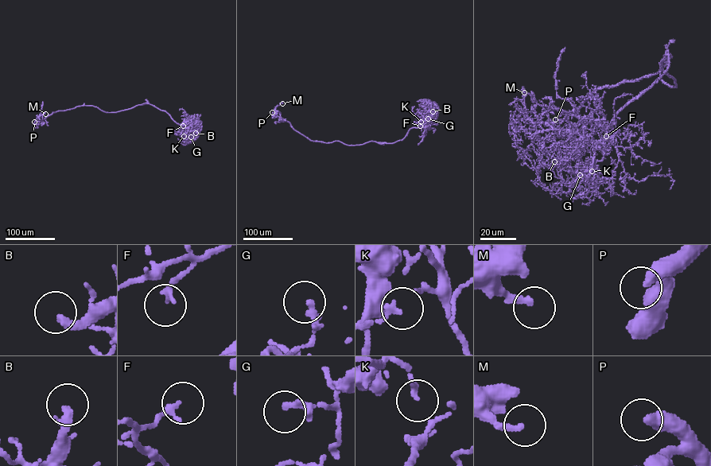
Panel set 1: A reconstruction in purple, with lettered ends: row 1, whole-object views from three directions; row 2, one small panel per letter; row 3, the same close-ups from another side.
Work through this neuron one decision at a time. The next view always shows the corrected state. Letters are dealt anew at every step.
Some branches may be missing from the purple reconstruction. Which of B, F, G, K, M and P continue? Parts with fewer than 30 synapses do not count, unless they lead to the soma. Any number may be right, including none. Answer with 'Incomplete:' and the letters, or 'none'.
Incomplete: P

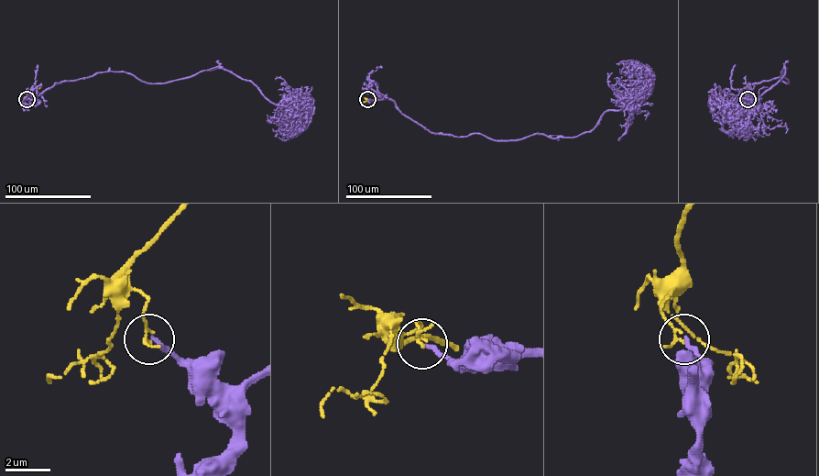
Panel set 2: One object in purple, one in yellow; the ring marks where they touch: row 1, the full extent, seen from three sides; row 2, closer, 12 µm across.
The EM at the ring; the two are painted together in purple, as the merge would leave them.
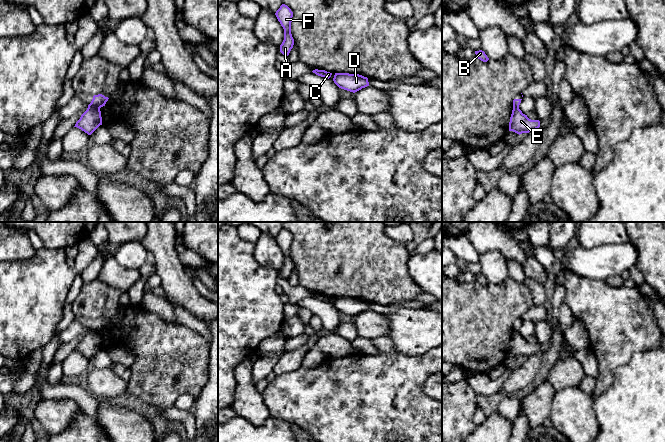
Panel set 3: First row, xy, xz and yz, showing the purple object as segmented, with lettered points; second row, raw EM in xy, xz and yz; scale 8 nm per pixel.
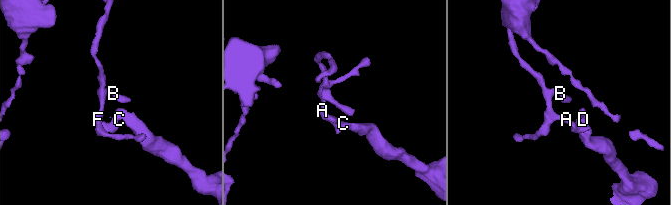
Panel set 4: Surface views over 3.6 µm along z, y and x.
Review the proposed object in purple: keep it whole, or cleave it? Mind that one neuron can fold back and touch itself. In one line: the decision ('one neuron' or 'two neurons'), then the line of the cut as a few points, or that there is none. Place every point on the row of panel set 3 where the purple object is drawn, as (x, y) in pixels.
two neurons; cut xy (88, 105), (99, 109)

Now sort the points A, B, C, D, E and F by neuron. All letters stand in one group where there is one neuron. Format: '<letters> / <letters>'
A B E F / C D

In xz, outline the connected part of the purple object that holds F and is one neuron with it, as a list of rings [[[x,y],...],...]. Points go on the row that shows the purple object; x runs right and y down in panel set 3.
[[[282,4],[275,15],[284,29],[284,40],[280,45],[280,52],[283,55],[288,56],[294,45],[294,39],[291,34],[293,12],[287,5]]]

